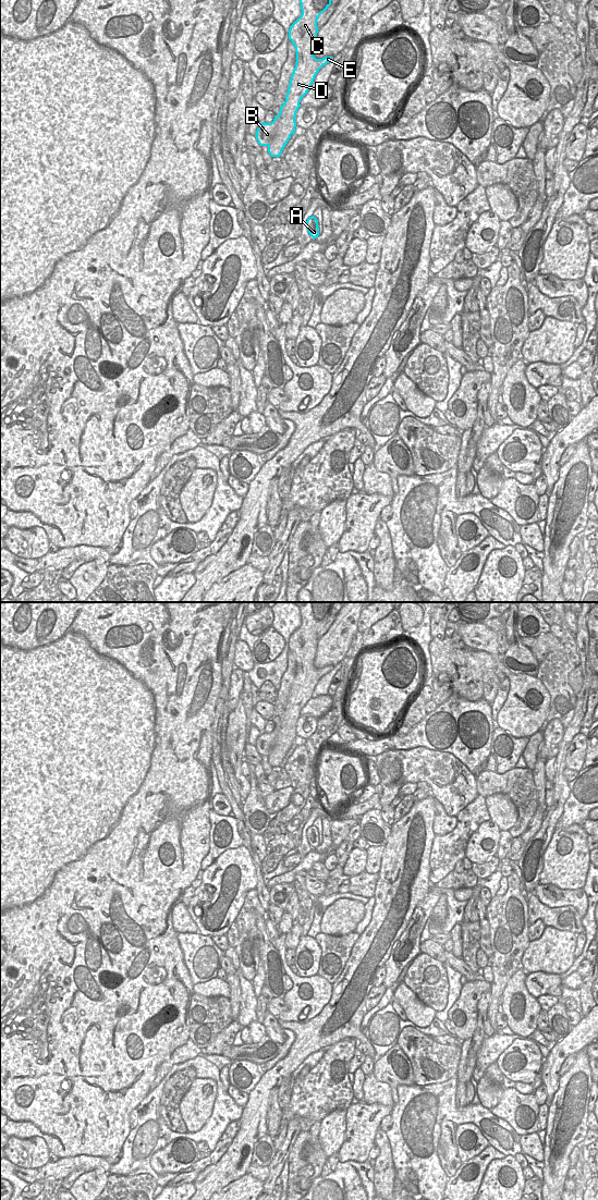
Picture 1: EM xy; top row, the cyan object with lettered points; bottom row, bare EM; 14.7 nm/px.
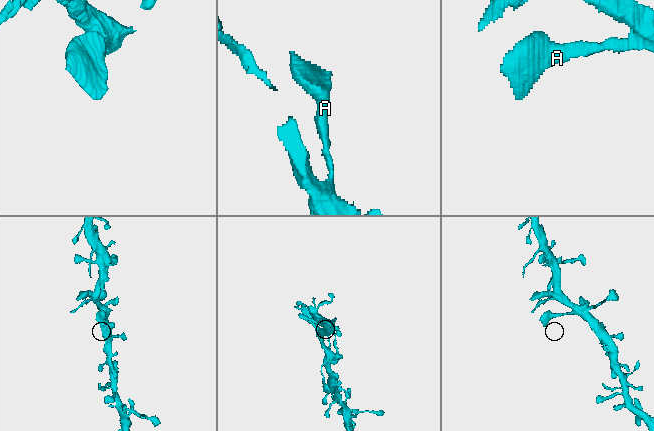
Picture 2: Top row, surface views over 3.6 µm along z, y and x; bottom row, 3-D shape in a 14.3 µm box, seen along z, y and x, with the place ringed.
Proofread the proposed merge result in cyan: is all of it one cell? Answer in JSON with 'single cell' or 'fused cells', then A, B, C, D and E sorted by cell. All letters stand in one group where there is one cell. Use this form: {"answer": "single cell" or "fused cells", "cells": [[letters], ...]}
{"answer": "single cell", "cells": [["A", "B", "C", "D", "E"]]}

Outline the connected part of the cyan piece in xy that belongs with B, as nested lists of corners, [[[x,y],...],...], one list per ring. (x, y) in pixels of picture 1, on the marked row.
[[[300,0],[302,14],[290,26],[289,39],[296,52],[296,62],[291,75],[284,103],[271,123],[261,122],[256,131],[260,146],[267,146],[271,157],[280,157],[283,148],[295,134],[296,112],[302,98],[312,88],[318,71],[333,57],[316,59],[314,49],[317,40],[317,20],[330,5],[332,0]]]

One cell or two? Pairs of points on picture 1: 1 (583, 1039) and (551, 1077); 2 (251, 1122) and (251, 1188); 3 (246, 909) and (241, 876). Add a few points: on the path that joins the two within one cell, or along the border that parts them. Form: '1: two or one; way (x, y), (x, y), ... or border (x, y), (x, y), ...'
1: one; way (571, 1044), (558, 1053), (551, 1065)
2: two; border (245, 1173), (223, 1188)
3: two; border (254, 889), (246, 894), (238, 916), (232, 921)

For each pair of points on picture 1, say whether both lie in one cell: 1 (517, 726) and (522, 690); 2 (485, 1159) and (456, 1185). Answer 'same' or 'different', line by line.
1: same
2: same

